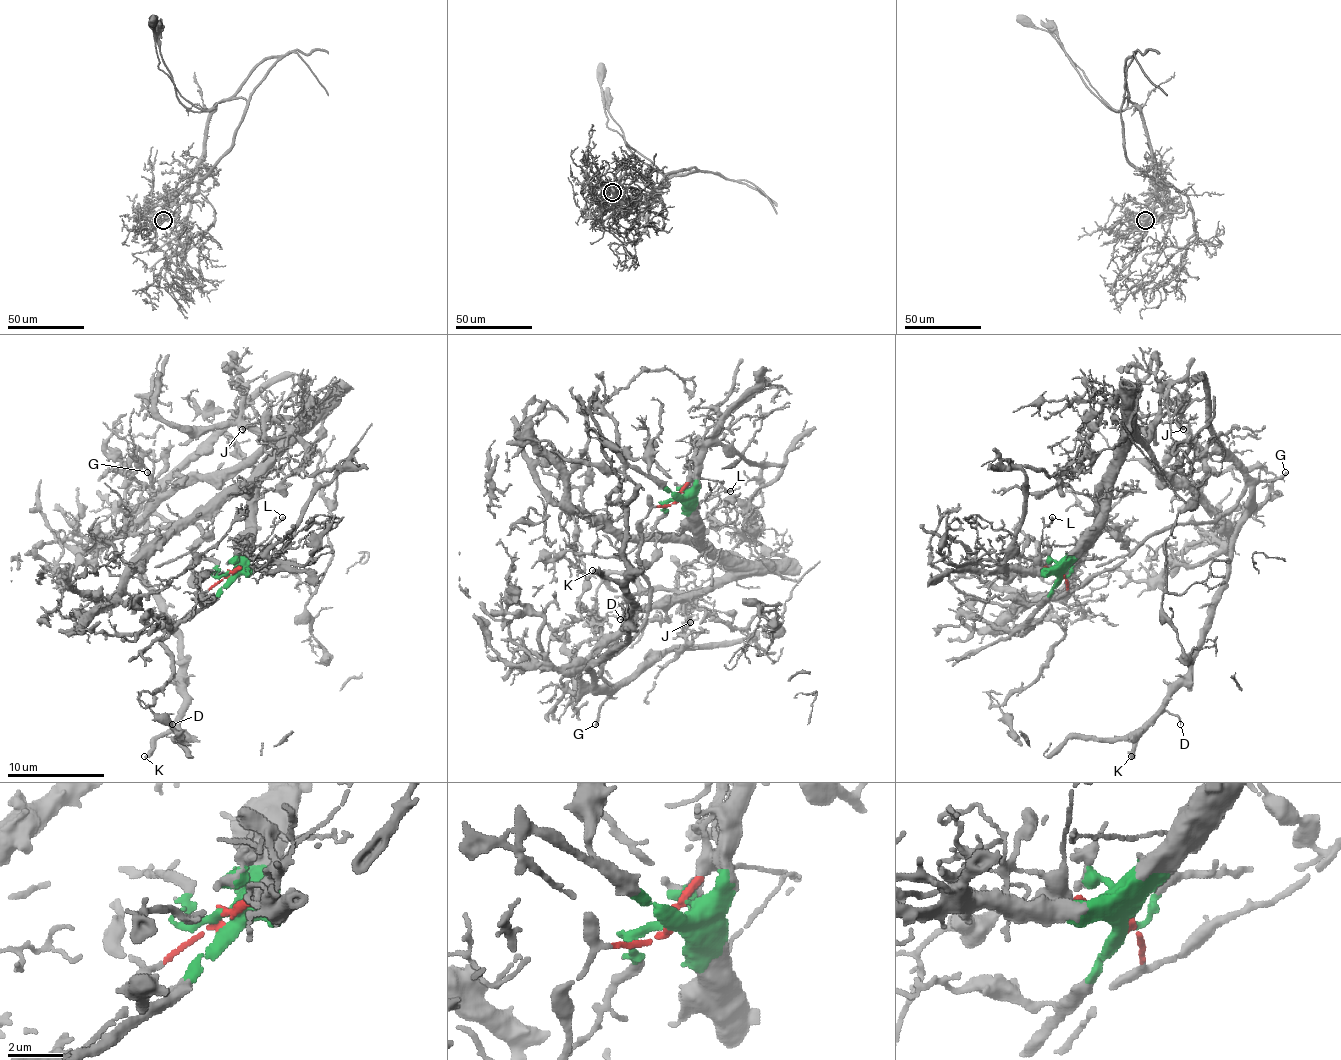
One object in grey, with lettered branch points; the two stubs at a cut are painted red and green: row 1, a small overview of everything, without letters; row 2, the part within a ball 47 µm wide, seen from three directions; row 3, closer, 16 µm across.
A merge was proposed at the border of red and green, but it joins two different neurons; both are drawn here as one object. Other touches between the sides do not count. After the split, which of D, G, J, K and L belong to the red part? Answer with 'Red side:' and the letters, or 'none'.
Red side: D, G, K, L

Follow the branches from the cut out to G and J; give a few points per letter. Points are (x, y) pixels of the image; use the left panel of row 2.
G: (229, 576), (205, 591), (192, 581), (202, 532), (197, 525), (168, 522), (153, 508), (161, 486), (146, 471)
J: (229, 576), (251, 496), (278, 442), (234, 422), (249, 422), (241, 430)

